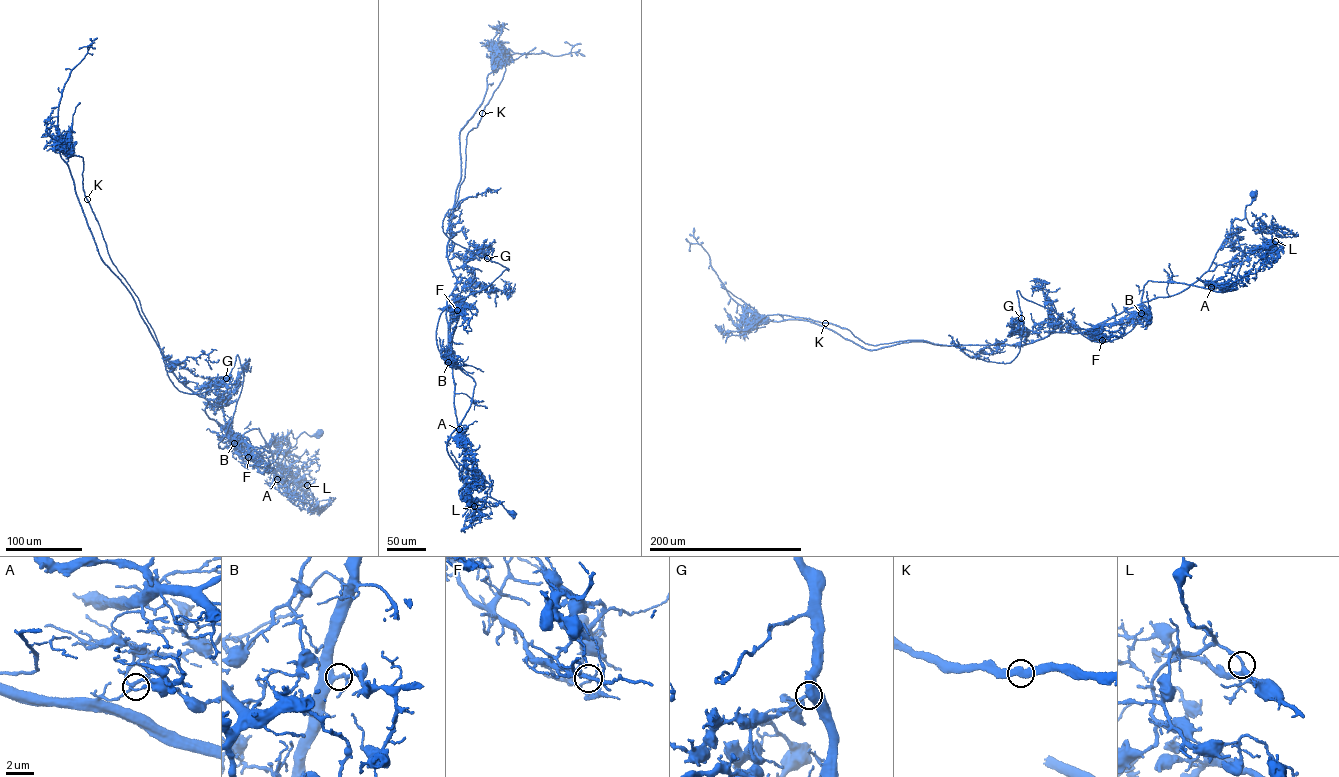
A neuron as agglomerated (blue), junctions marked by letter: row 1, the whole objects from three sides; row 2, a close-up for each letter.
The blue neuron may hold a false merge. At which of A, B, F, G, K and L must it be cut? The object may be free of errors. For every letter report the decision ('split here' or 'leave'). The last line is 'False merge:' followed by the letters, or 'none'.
A: leave
B: leave
F: split here
G: leave
K: leave
L: leave
False merge: F

